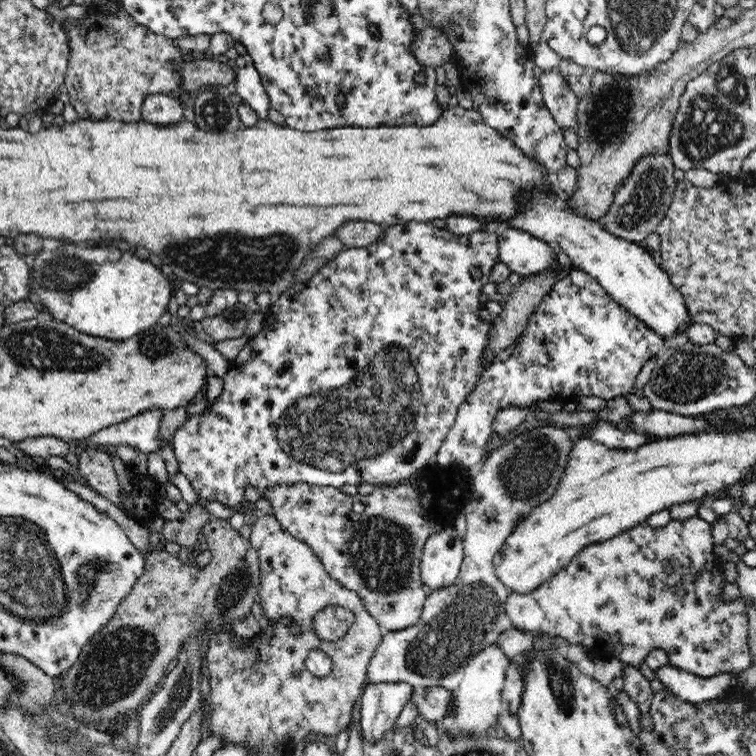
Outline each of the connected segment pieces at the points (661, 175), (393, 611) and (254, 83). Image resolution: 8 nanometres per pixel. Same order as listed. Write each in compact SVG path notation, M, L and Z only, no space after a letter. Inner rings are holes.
M650 154L636 162L626 182L617 190L606 214L599 220L602 227L626 240L643 244L650 232L656 232L660 220L670 208L676 188L674 164L669 154Z
M296 482L272 486L266 494L262 494L262 499L270 502L274 516L285 532L312 548L332 579L358 593L364 610L369 618L374 617L378 621L383 635L410 628L420 620L428 595L421 578L422 548L432 532L414 486L399 482L398 486L376 486L371 494L364 496L360 493L346 495L339 488Z
M246 56L246 66L238 68L235 72L236 96L239 101L246 103L252 110L256 111L259 119L268 119L270 110L270 98L262 84L262 78L256 71L254 62L250 56Z

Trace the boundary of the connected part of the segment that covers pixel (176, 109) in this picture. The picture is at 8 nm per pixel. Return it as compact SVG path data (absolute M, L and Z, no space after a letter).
M166 94L146 96L141 106L141 120L157 125L171 125L184 120L184 107Z

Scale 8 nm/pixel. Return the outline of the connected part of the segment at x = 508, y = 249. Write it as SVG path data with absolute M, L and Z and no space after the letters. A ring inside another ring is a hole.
M504 228L498 232L499 262L522 278L550 268L557 258L557 246L523 230Z

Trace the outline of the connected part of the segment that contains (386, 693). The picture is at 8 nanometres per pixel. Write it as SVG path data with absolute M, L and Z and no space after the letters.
M368 682L361 696L359 708L359 734L363 740L380 740L380 736L395 726L398 715L402 712L405 704L411 700L414 686L405 682Z

